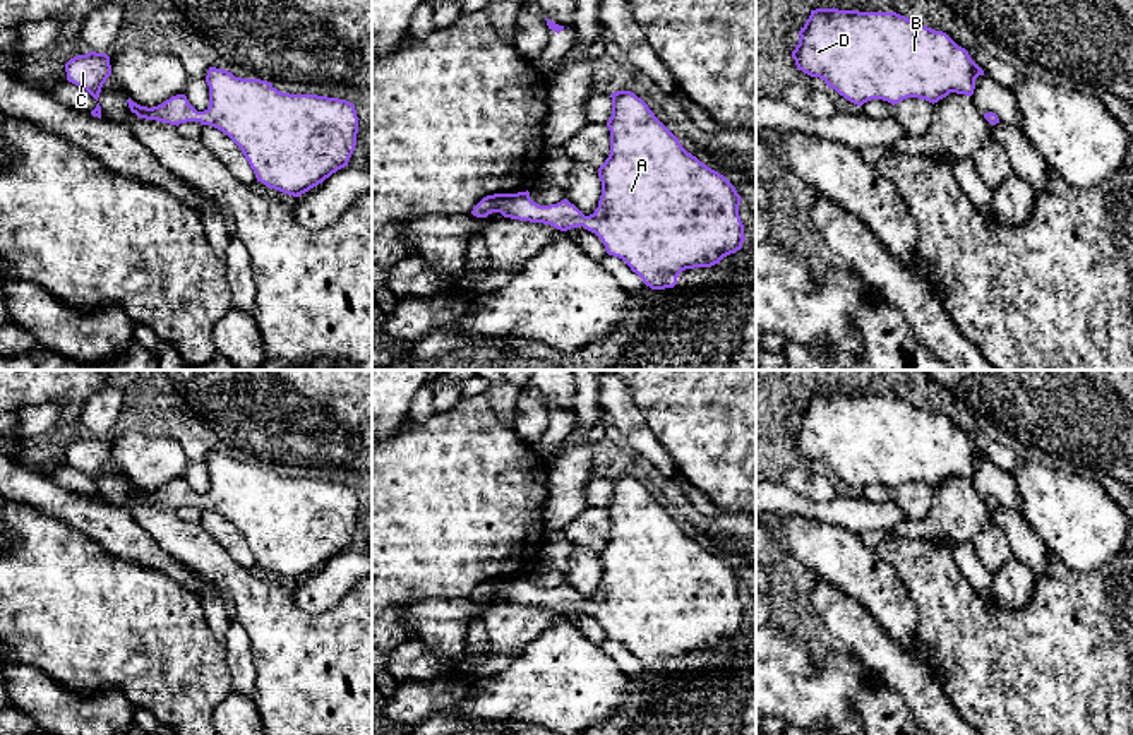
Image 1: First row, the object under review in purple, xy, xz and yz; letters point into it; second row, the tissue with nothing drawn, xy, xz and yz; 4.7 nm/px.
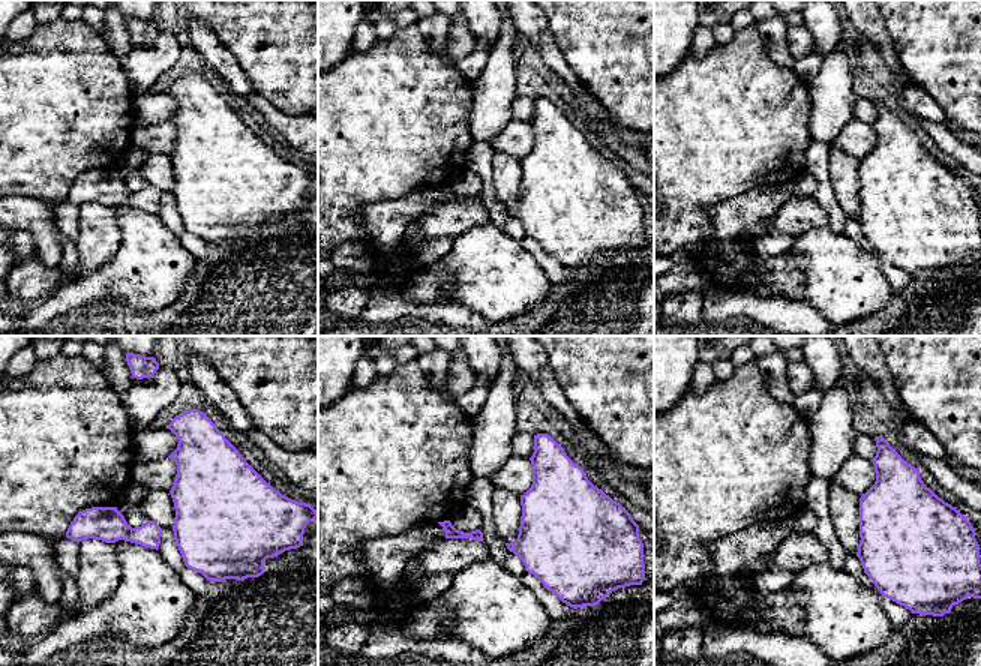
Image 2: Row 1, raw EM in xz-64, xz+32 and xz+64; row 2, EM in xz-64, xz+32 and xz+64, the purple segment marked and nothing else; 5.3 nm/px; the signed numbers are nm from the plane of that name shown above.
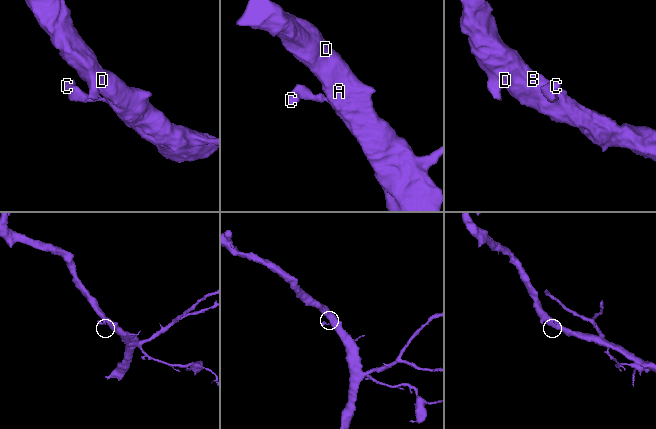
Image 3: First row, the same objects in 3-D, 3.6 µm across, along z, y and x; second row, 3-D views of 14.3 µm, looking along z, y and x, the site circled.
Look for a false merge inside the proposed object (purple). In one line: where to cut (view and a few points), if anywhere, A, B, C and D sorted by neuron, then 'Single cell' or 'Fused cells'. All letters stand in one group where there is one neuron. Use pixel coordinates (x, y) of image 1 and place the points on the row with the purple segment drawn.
No split. Groups: A B C D. Single cell

